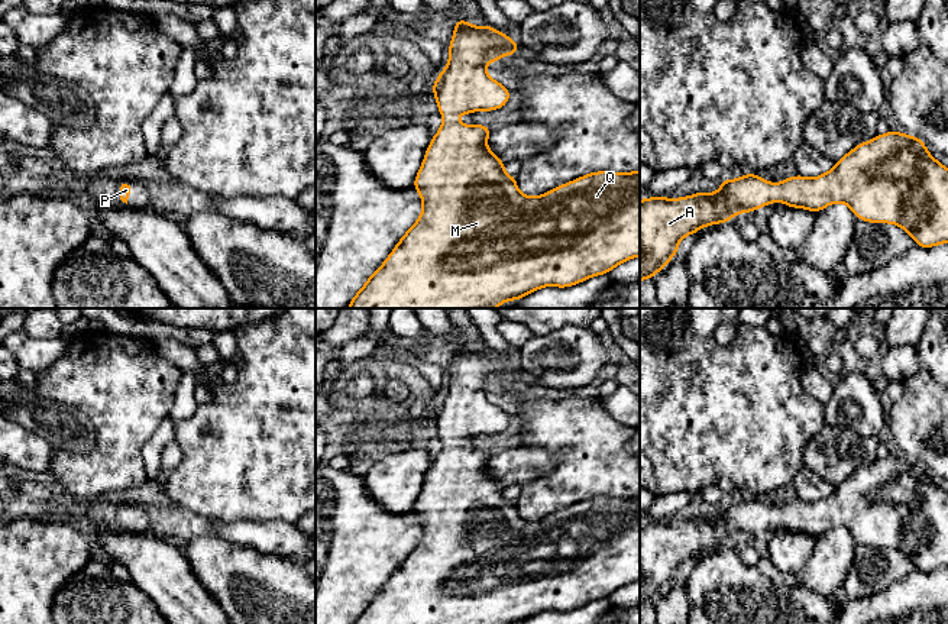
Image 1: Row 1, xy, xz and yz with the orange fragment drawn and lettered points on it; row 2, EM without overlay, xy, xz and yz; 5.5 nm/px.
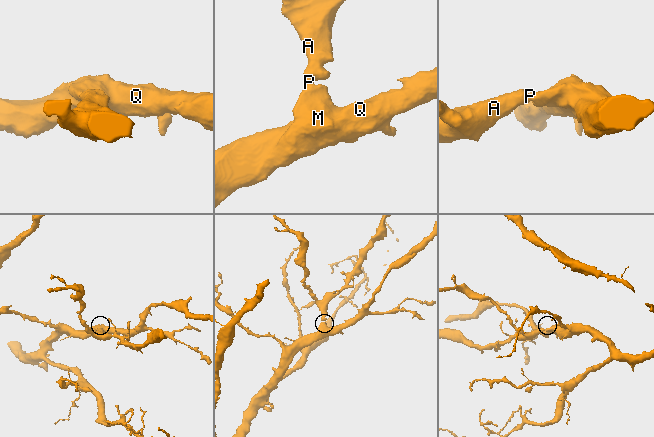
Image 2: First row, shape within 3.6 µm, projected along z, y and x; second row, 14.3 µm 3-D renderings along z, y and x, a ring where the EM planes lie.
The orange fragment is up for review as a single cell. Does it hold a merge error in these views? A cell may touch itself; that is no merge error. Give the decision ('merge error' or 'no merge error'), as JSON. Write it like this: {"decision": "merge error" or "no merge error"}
{"decision": "no merge error"}

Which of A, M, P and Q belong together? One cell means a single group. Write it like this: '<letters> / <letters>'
A M P Q

